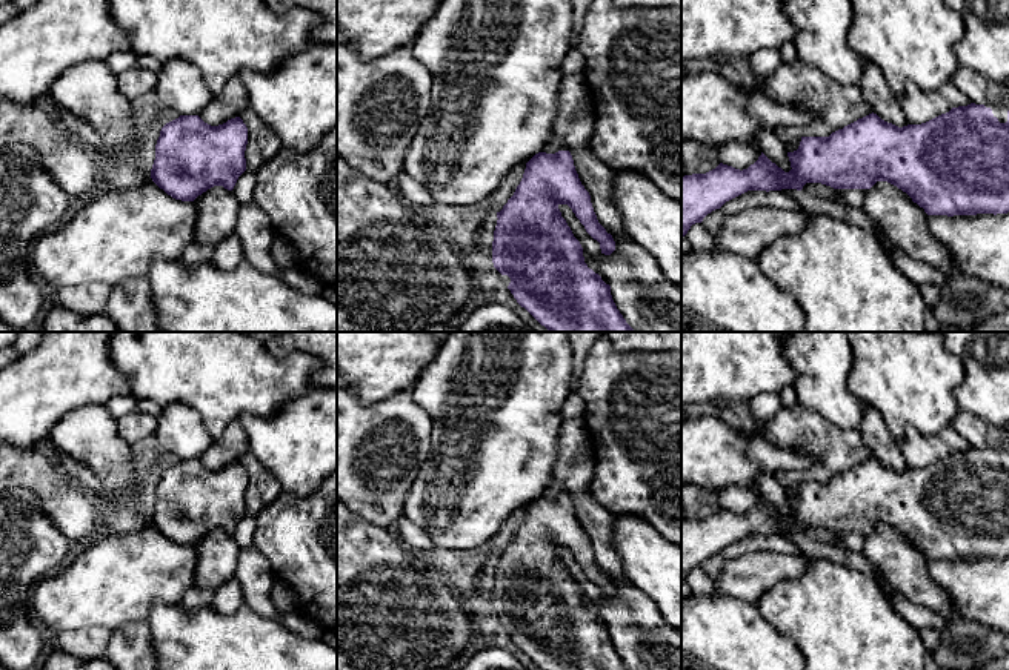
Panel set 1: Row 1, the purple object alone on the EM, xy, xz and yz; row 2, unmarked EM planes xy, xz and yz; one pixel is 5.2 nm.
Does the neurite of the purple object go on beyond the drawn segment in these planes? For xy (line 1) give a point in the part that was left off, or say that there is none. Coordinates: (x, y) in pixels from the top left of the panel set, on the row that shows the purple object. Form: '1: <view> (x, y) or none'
1: none

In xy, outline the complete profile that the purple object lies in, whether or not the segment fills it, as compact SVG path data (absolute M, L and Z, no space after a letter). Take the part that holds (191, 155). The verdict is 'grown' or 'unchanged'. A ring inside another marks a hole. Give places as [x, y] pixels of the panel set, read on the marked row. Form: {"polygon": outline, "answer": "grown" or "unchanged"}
{"polygon": "M180 115L160 131L151 178L181 201L194 201L214 186L232 191L246 171L246 144L240 117L211 126L198 115Z", "answer": "unchanged"}

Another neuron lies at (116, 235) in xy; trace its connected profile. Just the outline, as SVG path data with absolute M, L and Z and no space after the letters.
M154 181L128 191L103 192L89 197L69 223L37 237L29 250L29 266L37 280L54 289L89 283L114 287L131 277L146 275L157 255L180 260L185 247L194 241L195 221L192 201L172 198Z

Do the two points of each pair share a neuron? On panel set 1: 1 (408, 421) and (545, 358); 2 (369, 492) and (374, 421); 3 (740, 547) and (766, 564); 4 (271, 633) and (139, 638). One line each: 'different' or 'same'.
1: different
2: same
3: different
4: different

